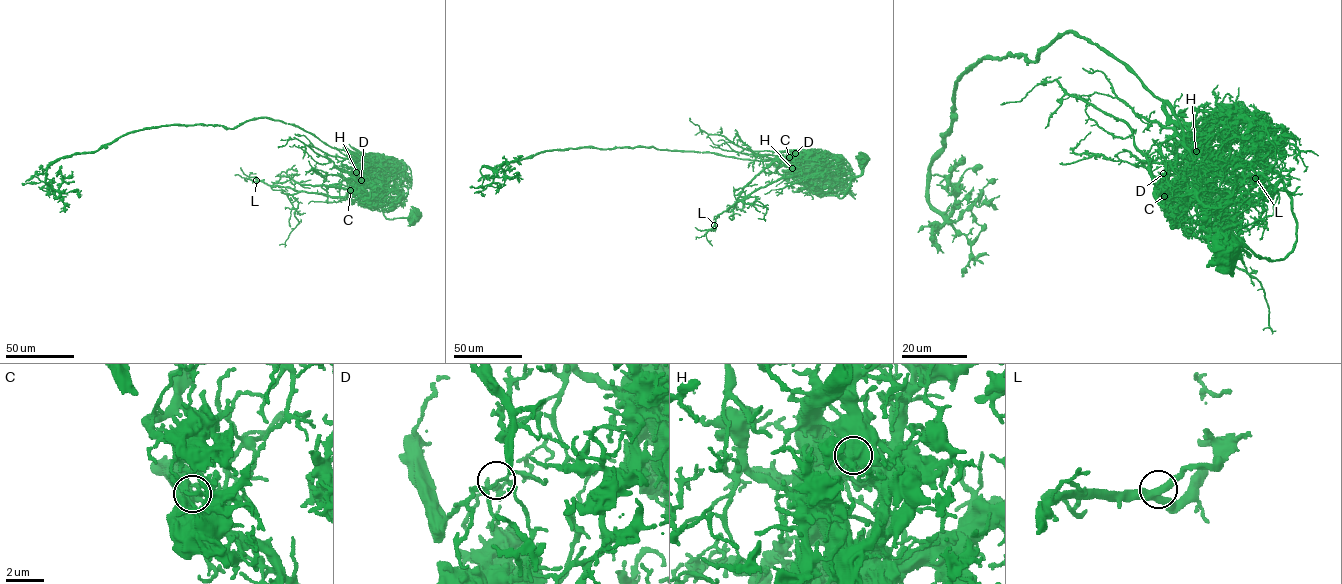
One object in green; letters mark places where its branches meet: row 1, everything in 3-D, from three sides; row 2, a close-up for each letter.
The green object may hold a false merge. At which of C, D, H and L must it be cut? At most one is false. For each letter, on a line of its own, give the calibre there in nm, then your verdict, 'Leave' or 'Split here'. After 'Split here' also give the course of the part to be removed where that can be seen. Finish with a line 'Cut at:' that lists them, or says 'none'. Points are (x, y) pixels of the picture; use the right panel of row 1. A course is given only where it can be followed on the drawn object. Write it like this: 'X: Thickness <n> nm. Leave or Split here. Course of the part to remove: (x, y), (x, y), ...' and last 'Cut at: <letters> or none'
C: Thickness 480 nm. Leave
D: Thickness 110 nm. Leave
H: Thickness 360 nm. Leave
L: Thickness 440 nm. Leave
Cut at: none

